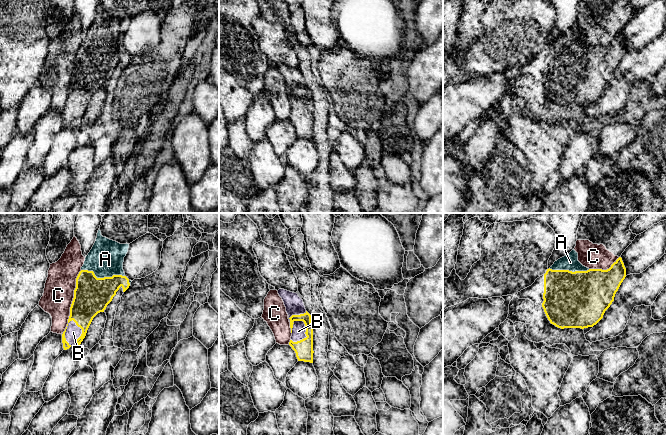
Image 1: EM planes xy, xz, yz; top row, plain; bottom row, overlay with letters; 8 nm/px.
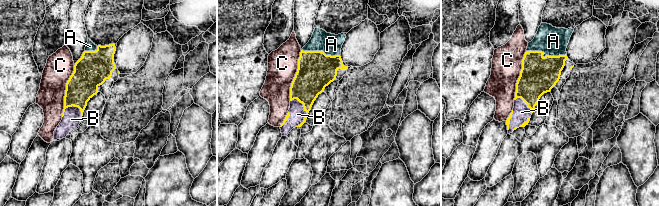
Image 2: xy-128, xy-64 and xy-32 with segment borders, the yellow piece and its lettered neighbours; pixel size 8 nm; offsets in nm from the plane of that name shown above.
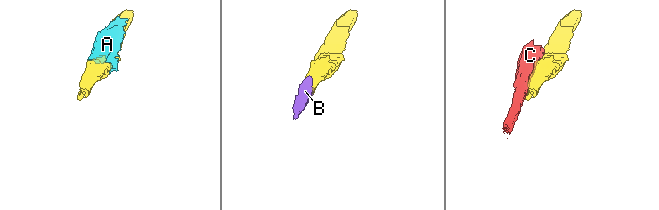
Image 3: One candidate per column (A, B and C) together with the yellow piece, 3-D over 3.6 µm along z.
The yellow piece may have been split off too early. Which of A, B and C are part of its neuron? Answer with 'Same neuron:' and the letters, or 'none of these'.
Same neuron: A, B

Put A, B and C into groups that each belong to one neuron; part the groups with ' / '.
A B / C

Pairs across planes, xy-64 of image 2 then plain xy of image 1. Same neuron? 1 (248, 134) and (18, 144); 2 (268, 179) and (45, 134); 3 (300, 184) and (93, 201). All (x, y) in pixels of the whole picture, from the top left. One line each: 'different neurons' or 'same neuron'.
1: different neurons
2: different neurons
3: different neurons

